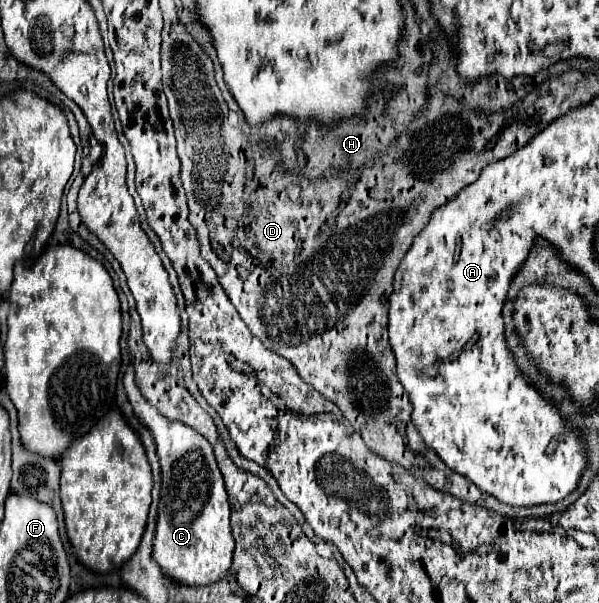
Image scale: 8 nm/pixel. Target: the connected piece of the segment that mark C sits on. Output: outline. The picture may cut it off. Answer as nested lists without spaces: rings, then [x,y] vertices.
[[[132,366],[126,370],[124,388],[134,414],[154,438],[162,466],[162,490],[152,558],[158,562],[162,574],[176,584],[214,584],[230,570],[234,538],[230,530],[230,504],[212,446],[190,426],[160,416],[160,412],[146,402],[140,390],[136,390]]]

